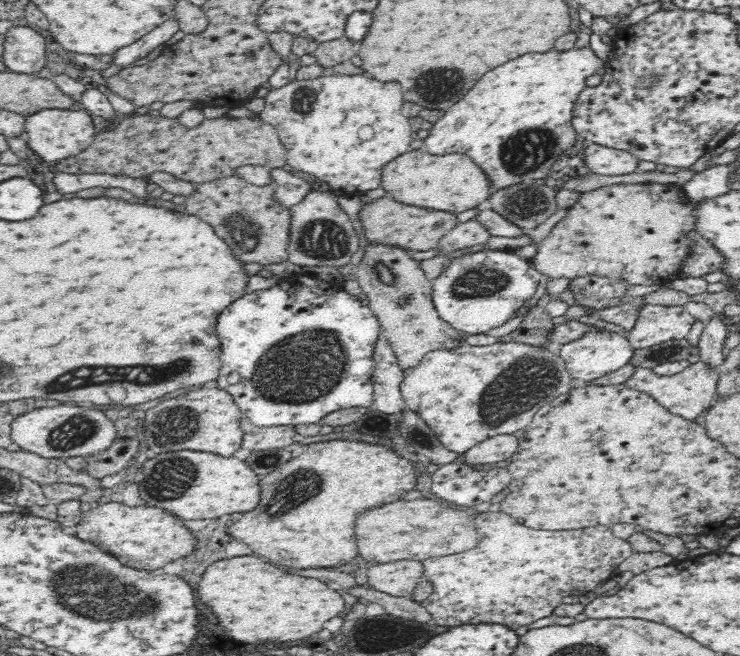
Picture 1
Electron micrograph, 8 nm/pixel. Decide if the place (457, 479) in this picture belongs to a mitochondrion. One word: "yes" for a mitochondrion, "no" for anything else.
no

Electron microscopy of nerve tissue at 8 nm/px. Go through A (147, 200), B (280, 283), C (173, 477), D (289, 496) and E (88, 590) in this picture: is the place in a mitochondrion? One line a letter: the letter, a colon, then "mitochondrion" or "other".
A: other
B: other
C: mitochondrion
D: mitochondrion
E: mitochondrion

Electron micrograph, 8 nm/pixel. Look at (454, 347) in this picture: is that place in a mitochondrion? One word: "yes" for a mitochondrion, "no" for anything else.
no

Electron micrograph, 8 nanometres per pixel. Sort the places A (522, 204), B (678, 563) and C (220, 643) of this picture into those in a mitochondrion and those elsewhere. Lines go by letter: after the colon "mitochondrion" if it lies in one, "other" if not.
A: mitochondrion
B: other
C: other

